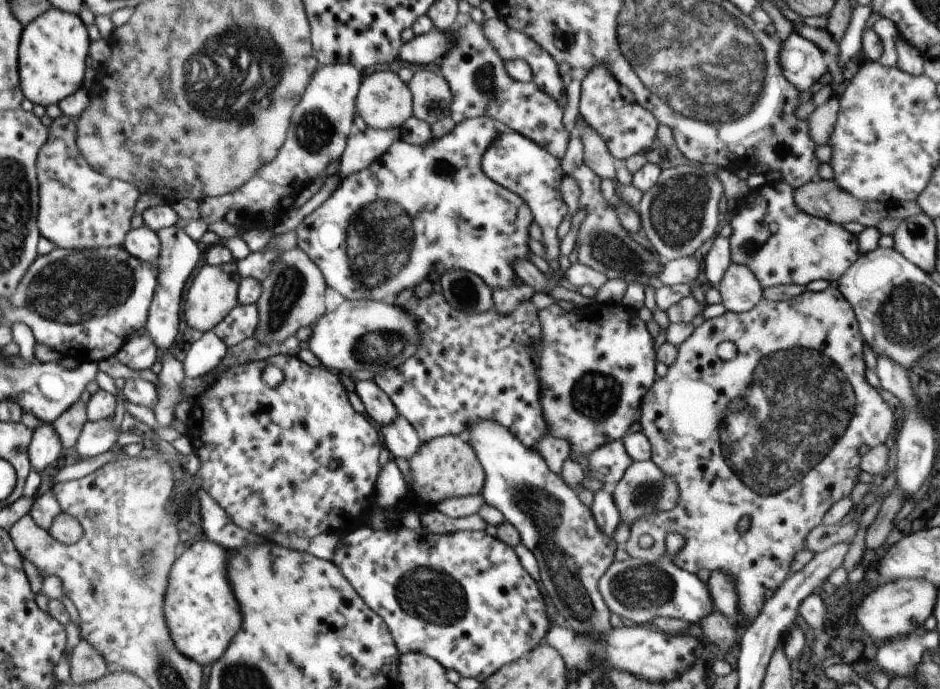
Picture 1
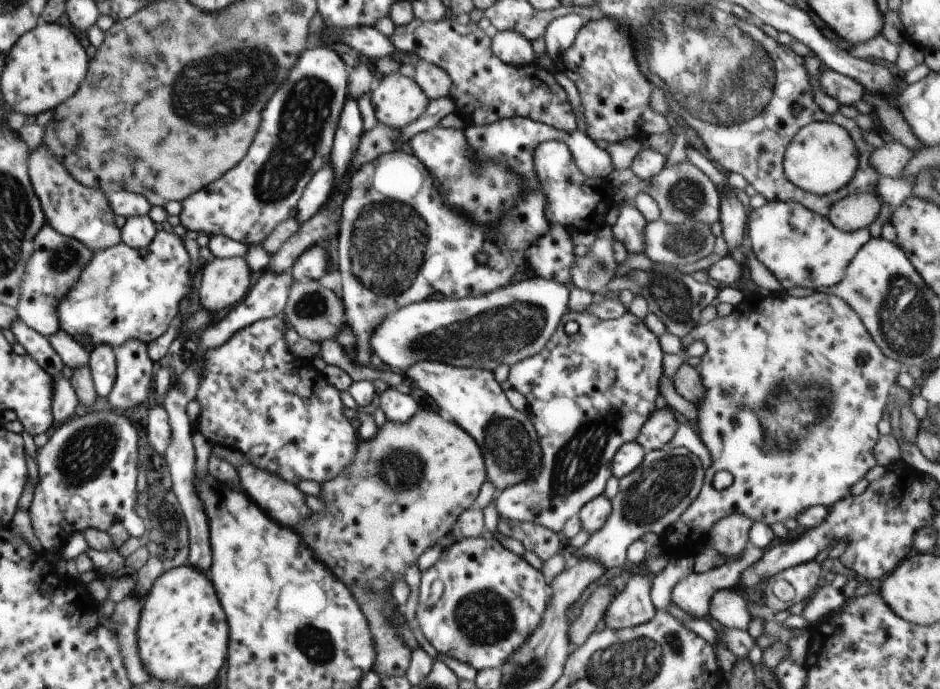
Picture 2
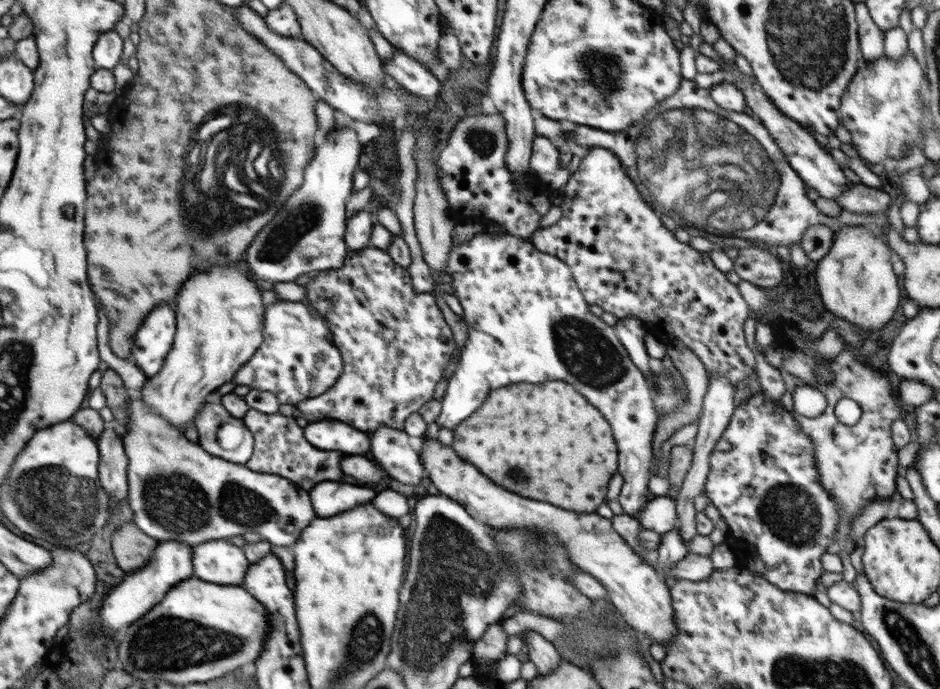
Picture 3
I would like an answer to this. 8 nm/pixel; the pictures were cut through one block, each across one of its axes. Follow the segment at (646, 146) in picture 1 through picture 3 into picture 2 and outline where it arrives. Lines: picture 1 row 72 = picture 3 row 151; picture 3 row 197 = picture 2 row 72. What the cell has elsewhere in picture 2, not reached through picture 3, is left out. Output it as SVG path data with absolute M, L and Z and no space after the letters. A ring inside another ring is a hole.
M600 18L600 20L589 20L578 30L572 46L558 58L556 67L560 69L578 89L580 102L586 117L586 133L594 142L606 140L615 143L624 139L639 139L645 141L651 134L666 134L673 132L672 123L668 116L656 113L650 106L650 93L652 84L642 72L642 66L636 60L630 34L614 18Z

